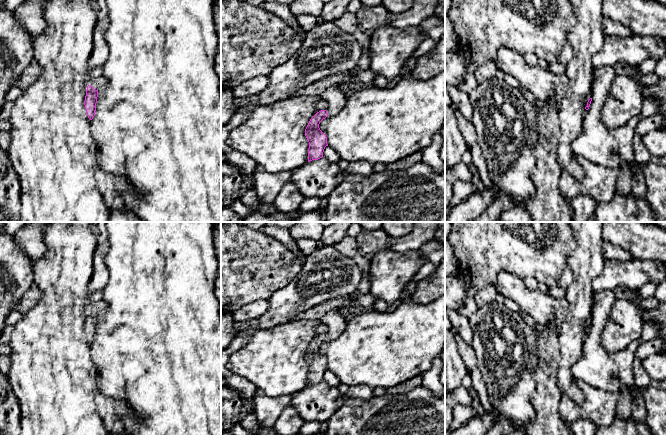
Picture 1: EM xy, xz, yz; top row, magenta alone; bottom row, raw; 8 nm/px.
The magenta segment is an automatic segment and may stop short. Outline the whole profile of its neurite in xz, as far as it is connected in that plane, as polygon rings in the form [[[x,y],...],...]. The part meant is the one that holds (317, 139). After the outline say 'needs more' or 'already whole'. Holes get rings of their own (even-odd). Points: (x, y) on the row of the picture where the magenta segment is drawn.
[[[345,84],[329,86],[320,96],[328,103],[326,110],[317,112],[309,121],[305,136],[309,142],[308,162],[323,157],[327,144],[326,135],[320,130],[319,124],[327,116],[334,116],[340,112],[347,102],[349,91]]] | needs more

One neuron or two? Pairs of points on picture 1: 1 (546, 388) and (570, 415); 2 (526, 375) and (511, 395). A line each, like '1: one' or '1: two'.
1: two
2: one

